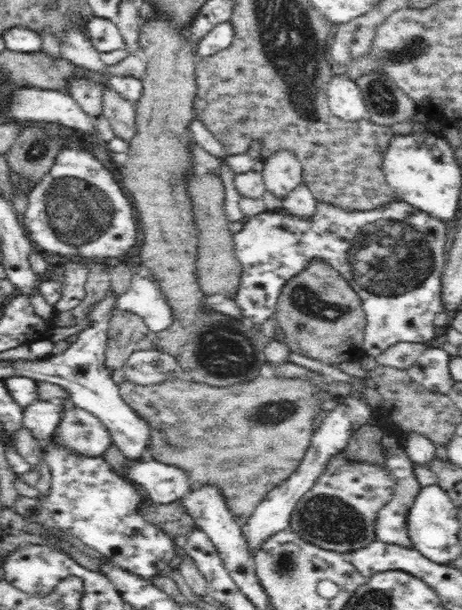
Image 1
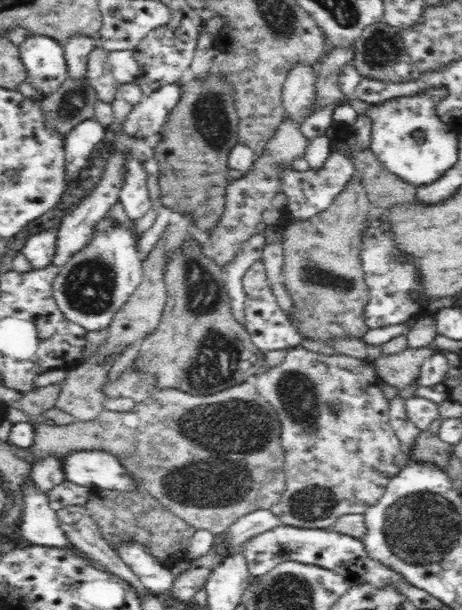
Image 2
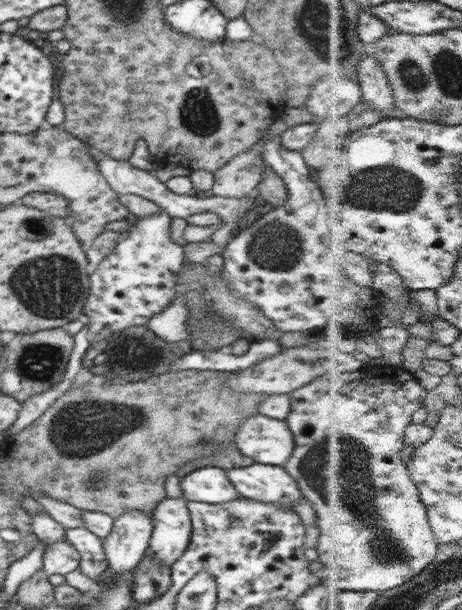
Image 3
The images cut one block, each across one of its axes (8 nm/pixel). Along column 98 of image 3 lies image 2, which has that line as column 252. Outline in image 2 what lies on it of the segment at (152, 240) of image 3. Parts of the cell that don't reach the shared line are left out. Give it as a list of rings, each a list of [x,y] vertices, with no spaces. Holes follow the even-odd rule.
[[[262,259],[256,260],[242,278],[242,286],[246,293],[244,312],[246,322],[243,324],[250,334],[252,342],[263,352],[278,349],[290,349],[302,342],[302,334],[293,326],[289,318],[278,305],[276,296],[273,294],[267,278],[266,269]]]

